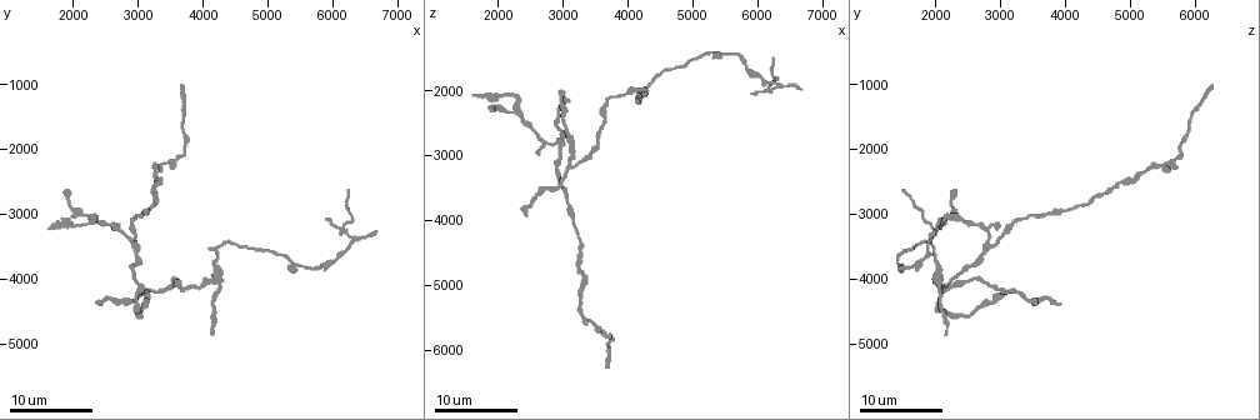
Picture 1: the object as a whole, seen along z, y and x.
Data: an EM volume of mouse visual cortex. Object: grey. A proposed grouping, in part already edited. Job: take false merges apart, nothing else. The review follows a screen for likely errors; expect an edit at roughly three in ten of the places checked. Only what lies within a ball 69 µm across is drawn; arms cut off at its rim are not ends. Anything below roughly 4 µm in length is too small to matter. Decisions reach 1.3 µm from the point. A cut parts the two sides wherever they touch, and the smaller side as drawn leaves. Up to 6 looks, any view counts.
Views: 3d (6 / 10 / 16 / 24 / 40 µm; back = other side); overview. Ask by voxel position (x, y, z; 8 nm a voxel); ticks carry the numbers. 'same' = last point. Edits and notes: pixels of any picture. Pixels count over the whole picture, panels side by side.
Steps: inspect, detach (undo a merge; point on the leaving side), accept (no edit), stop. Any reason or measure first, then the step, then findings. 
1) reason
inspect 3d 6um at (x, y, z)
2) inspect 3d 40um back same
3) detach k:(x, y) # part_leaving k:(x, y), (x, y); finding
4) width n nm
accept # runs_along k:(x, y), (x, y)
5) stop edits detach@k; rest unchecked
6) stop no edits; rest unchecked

inspect 3d 16um at (4200, 4050, 2100)

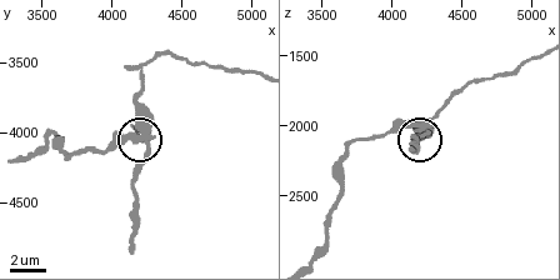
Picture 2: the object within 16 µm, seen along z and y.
closer look
inspect 3d 10um same

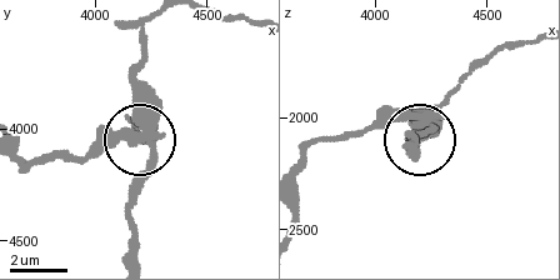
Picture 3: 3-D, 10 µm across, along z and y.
side_arm 7 um
detach 3:(133, 89) # part_leaving 3:(149, 124), (149, 105), (134, 76), (149, 21); two neurons meet here

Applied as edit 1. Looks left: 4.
redraw
inspect overview

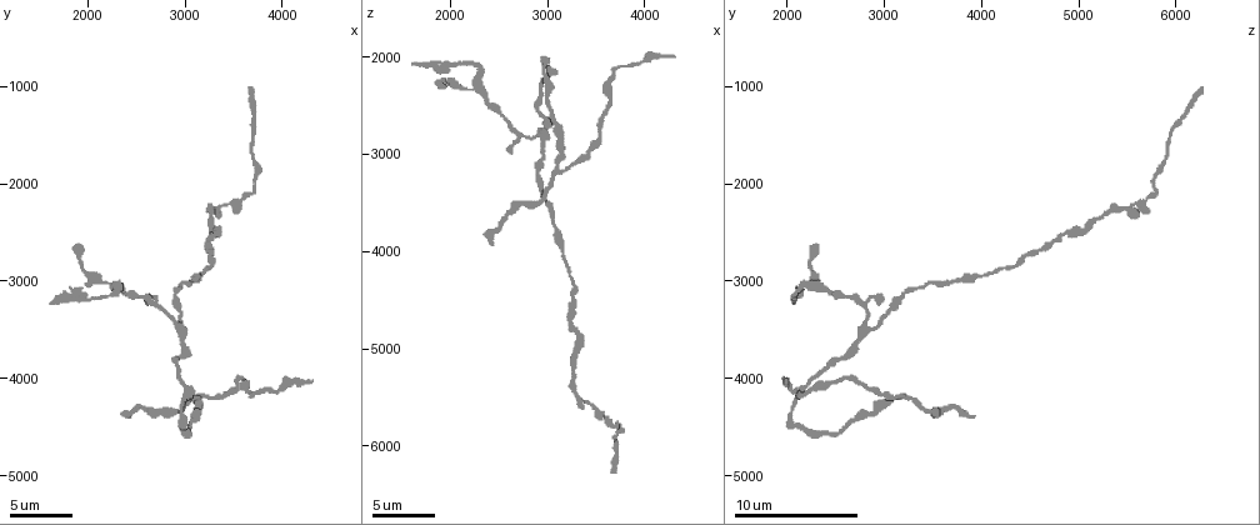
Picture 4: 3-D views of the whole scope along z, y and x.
sudden change in width
inspect 3d 10um at (2280, 3060, 2160)

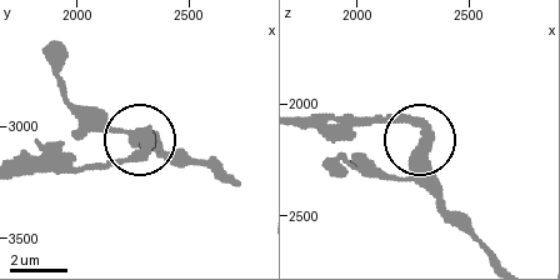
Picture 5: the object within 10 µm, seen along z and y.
detach 5:(104, 164) # two neurons meet here

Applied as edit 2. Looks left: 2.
narrows sharply
inspect 3d 10um at (2540, 3180, 2640)

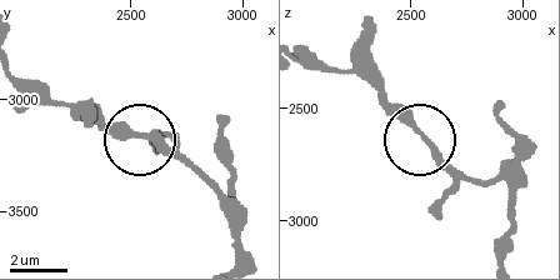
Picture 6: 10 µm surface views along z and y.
accept # runs_along 6:(506, 126), (514, 163), (470, 181), (365, 79); all the same neuron

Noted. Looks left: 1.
stop edits detach@3, detach@5; rest unchecked

